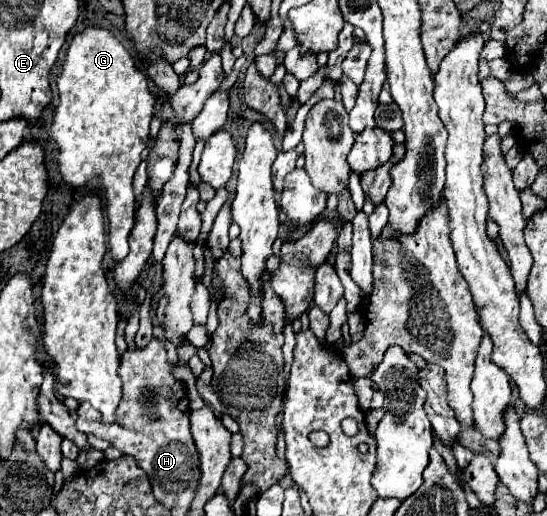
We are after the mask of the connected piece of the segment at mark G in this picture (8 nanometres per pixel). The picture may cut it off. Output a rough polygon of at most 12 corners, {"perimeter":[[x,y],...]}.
{"perimeter":[[115,34],[71,38],[51,138],[129,252],[157,96]]}

